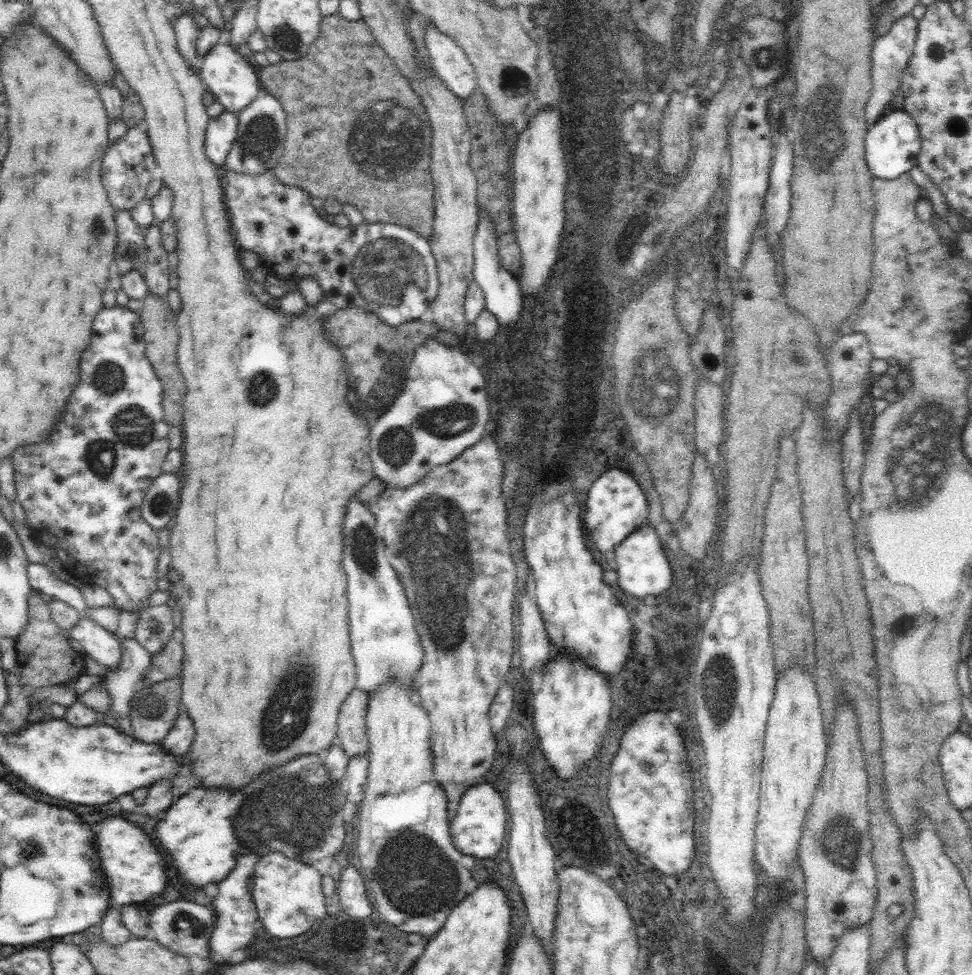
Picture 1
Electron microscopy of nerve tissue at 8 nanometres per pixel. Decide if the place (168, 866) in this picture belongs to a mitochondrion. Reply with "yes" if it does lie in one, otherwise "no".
no

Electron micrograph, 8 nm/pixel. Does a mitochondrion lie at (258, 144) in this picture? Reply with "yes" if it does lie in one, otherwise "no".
yes

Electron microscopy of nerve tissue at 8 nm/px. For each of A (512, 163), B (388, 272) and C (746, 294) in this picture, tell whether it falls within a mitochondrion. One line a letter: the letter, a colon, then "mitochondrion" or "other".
A: other
B: mitochondrion
C: other

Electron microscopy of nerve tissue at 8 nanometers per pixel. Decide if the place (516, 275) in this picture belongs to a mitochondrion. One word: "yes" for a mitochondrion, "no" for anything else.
no

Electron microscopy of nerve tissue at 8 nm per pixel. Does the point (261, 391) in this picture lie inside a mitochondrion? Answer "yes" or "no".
yes

